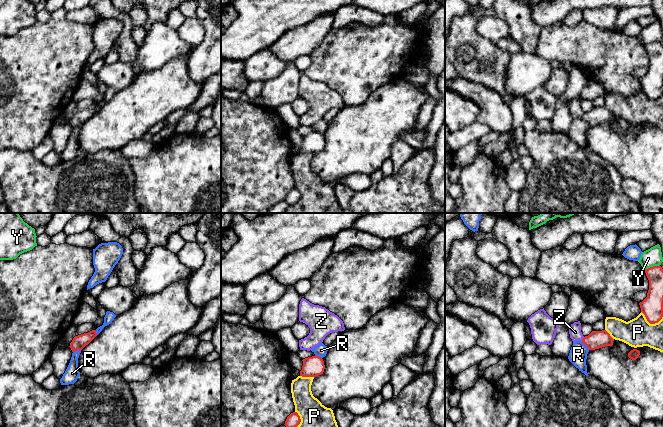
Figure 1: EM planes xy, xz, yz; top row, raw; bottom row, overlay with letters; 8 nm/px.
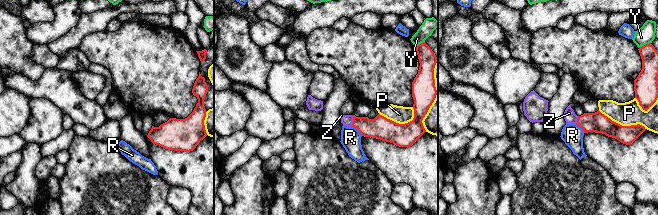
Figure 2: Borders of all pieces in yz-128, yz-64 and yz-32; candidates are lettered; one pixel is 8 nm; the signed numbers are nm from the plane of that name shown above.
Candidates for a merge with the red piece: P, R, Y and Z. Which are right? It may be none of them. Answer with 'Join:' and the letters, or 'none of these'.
Join: Z

